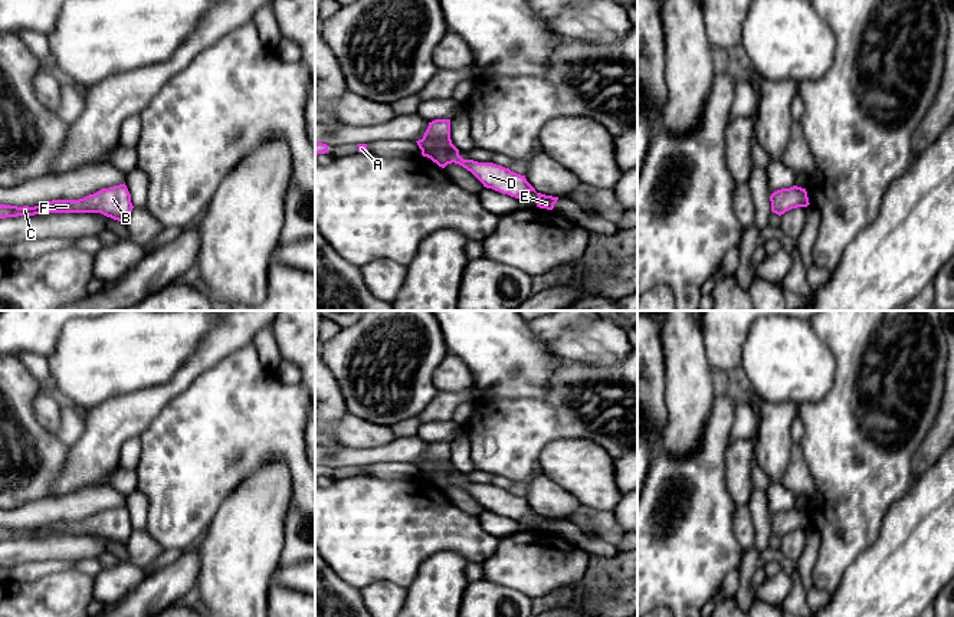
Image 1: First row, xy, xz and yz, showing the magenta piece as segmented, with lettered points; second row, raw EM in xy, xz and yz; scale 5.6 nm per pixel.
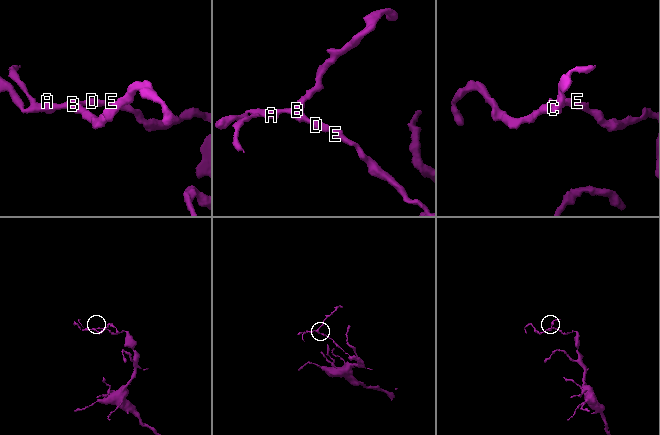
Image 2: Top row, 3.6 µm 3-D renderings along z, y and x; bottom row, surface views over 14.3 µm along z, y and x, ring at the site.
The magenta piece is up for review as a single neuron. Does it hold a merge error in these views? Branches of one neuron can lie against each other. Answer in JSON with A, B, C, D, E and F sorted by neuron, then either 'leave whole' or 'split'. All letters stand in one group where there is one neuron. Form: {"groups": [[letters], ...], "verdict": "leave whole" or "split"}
{"groups": [["A", "B", "C", "D", "E", "F"]], "verdict": "leave whole"}

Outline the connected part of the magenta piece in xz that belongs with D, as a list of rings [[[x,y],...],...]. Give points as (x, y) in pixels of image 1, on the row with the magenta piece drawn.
[[[435,119],[429,122],[423,138],[416,142],[423,157],[430,158],[442,168],[452,163],[459,164],[471,171],[486,188],[515,198],[519,198],[525,191],[534,191],[538,196],[537,207],[547,210],[553,210],[558,200],[558,197],[537,193],[525,175],[517,174],[509,168],[494,163],[463,160],[450,140],[450,119]]]

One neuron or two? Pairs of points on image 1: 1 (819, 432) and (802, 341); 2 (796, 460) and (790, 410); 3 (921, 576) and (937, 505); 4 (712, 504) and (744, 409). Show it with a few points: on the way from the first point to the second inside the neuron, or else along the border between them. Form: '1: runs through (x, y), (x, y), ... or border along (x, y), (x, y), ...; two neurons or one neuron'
1: border along (836, 376), (822, 397), (799, 406); two neurons
2: border along (793, 443), (790, 465), (783, 476); two neurons
3: runs through (921, 558), (921, 547), (937, 528), (937, 522); one neuron
4: border along (736, 409), (728, 443); two neurons

